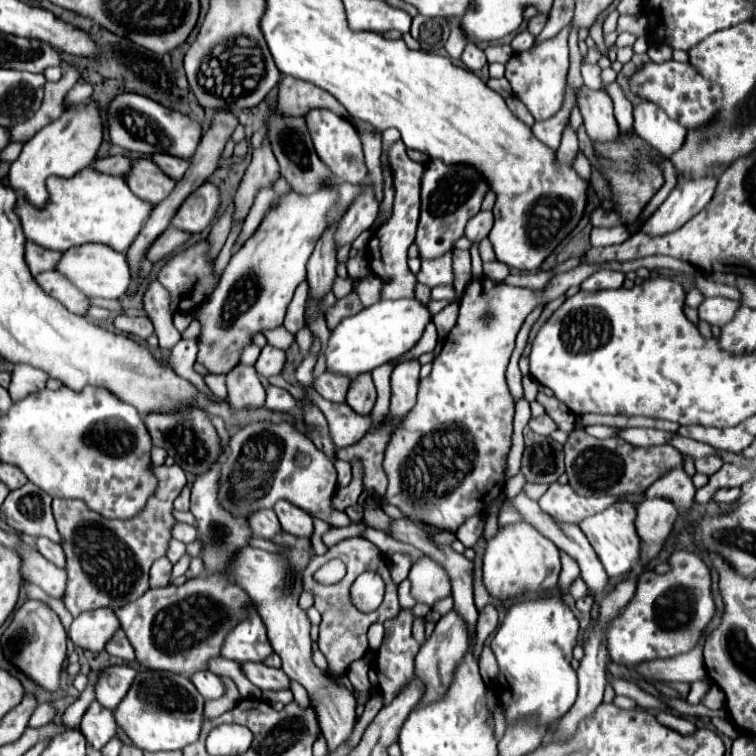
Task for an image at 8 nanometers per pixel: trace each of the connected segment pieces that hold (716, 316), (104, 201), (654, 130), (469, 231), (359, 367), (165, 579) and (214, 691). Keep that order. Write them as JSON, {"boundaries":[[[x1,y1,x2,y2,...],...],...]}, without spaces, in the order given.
{"boundaries":[[[706,298,700,308,698,314,702,320,714,324,714,326,722,326,726,322,730,322,736,314,736,310,740,308,740,304,736,300,728,300,728,298]],[[84,168,70,178,50,176,46,188,48,200,44,206,38,208,24,196,18,196,14,212,22,220,24,236,48,250,62,252,78,244,100,242,116,252,126,252,152,212,152,204,146,204,130,192,124,176,100,174,92,168]],[[646,102,634,108,634,130,664,158,670,158,686,138,686,130,680,124,674,124,658,106]],[[478,212,474,218,470,218,470,222,466,226,466,238,470,238,472,242,484,240,490,234,492,224,494,224,492,212]],[[400,298,400,300,382,300,362,312,344,318,336,330,330,334,328,348,324,352,326,364,330,372,350,376,352,380,358,374,372,372,374,368,398,358,416,346,422,338,426,324,432,320,428,306,424,306,416,298]],[[160,558,152,564,150,570,150,588,164,588,170,584,172,574,172,562,168,558]],[[198,672,198,674,194,674,190,680,192,680,192,684,198,688,198,692,200,692,204,698,220,698,220,696,226,694,224,684,222,684,222,678,220,678,218,674]]]}

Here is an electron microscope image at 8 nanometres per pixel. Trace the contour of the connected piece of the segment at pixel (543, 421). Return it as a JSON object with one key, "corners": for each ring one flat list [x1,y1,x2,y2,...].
{"corners":[[546,414,540,418,532,418,528,424,536,434,542,434,542,436,550,436,554,430,558,430,558,426]]}

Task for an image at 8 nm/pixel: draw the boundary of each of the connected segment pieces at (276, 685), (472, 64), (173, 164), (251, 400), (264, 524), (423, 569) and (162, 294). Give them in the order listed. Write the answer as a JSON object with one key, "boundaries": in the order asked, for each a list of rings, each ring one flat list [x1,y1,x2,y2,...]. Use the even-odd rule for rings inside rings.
{"boundaries":[[[254,662,242,664,242,670,260,690,290,690,290,678,282,670]],[[472,42,464,48,462,62,464,62,464,66,466,66,466,68,470,68,470,70,480,70,482,66,486,66,486,64,488,64,488,62,486,62,484,52,482,52,476,44,472,44]],[[154,154,152,160,154,160,154,164,158,164,158,168,166,176,170,176,174,180,180,180,184,176,186,168,188,168,188,160,178,160,178,158,170,156,170,154]],[[238,364,226,374,226,388,228,388,228,402,234,406,234,410,254,406,264,406,266,392,264,386,254,370,254,366]],[[274,510,254,512,254,516,250,516,248,520,250,520,250,528,252,528,254,536,260,536,260,538,266,538,266,540,272,540,282,530]],[[422,558,410,570,412,598,420,604,434,606,438,600,450,596,450,578,446,578,444,568,430,558]],[[152,280,148,290,144,292,144,310,148,312,160,338,160,348,172,348,180,340,180,332,172,324,170,294,158,280]]]}

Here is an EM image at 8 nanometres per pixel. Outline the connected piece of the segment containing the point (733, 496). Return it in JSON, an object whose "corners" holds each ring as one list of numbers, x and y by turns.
{"corners":[[720,488,714,492,712,500,718,504,726,504,726,502,734,502,740,498,740,488]]}

